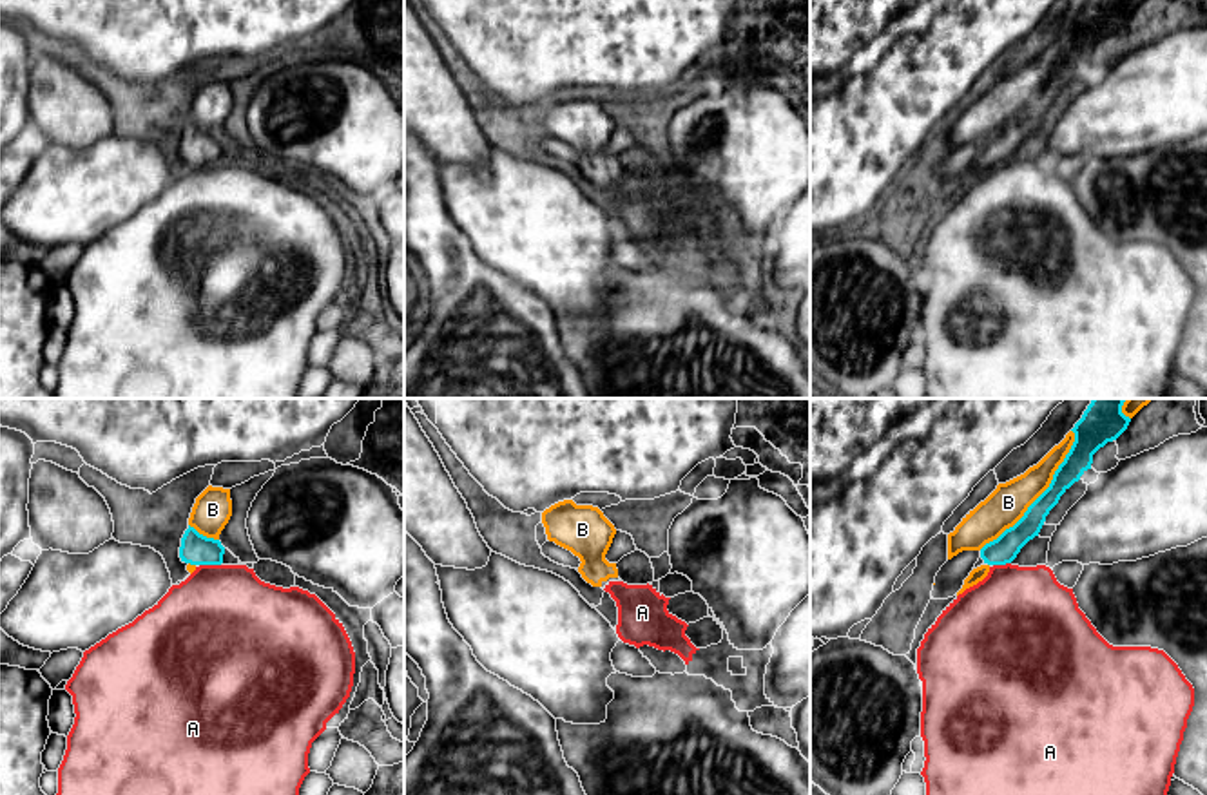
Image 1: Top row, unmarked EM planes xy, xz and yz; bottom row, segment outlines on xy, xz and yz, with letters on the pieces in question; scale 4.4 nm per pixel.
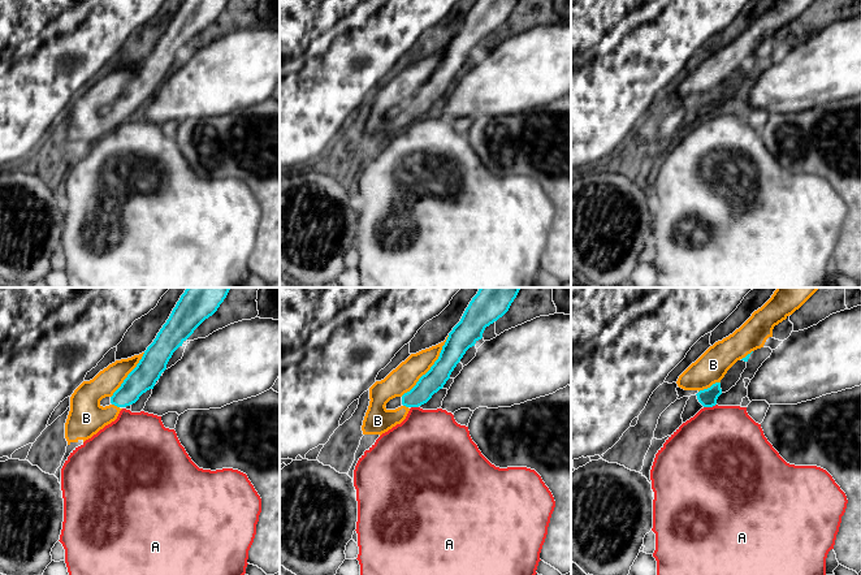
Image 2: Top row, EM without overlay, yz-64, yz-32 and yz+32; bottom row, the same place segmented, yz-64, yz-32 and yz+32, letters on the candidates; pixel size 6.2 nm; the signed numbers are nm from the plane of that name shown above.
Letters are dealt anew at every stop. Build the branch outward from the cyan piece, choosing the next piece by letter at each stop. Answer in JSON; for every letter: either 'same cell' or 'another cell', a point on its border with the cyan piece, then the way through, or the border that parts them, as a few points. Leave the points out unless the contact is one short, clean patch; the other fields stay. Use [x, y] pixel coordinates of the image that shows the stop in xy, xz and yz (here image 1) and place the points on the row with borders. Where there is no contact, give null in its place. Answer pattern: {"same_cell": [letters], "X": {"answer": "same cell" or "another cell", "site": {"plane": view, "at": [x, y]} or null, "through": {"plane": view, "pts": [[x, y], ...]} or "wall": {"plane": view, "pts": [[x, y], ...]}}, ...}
{"same_cell": ["B"], "A": {"answer": "another cell", "site": {"plane": "xy", "at": [211, 564]}, "wall": {"plane": "xy", "pts": [[200, 564], [220, 565]]}}, "B": {"answer": "same cell", "site": {"plane": "yz", "at": [1041, 495]}}}

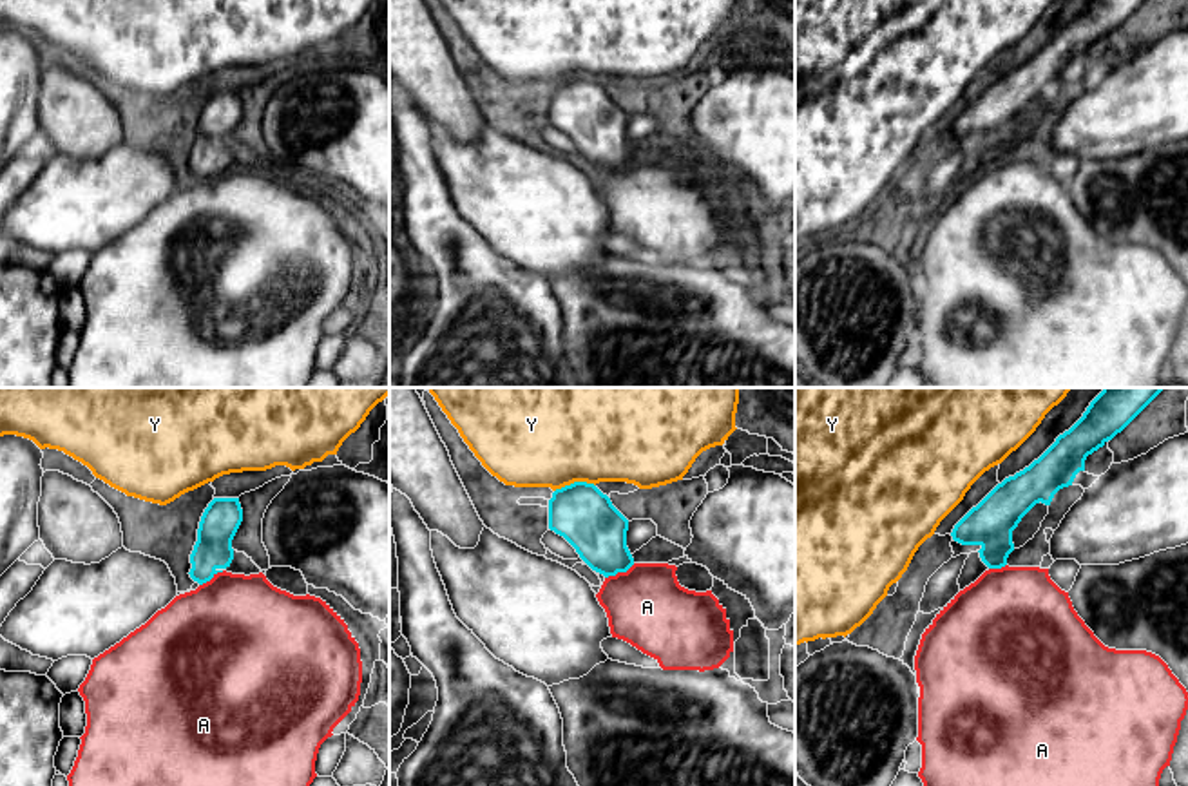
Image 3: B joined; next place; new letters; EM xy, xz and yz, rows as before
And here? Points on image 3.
{"same_cell": [], "A": {"answer": "another cell", "site": {"plane": "xz", "at": [620, 571]}, "wall": {"plane": "xz", "pts": [[634, 564], [605, 578]]}}, "Y": {"answer": "another cell", "site": {"plane": "xz", "at": [574, 482]}}}

